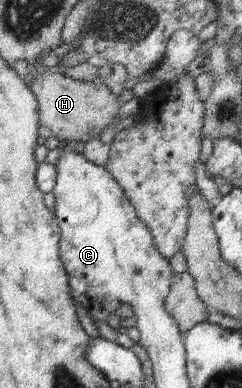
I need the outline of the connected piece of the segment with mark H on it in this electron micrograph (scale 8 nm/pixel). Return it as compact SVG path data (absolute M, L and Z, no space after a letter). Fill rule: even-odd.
M42 68L29 85L36 96L39 111L39 125L50 129L52 136L57 137L66 145L78 141L87 144L93 139L99 139L106 125L114 123L118 117L118 96L102 82L81 82L72 79L64 71L50 71Z

